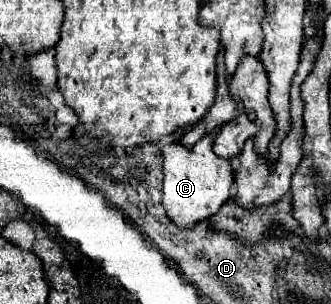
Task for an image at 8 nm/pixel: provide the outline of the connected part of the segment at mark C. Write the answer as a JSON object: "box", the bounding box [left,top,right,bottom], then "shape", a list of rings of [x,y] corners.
{"box":[162,133,234,227],"shape":[[[208,133],[202,137],[194,147],[186,149],[178,145],[176,135],[170,145],[162,149],[164,157],[164,187],[162,187],[162,205],[168,213],[168,217],[178,227],[194,227],[200,221],[210,219],[218,213],[218,209],[228,201],[230,189],[234,185],[234,169],[228,159],[218,157],[212,151],[214,145],[214,133]]]}

